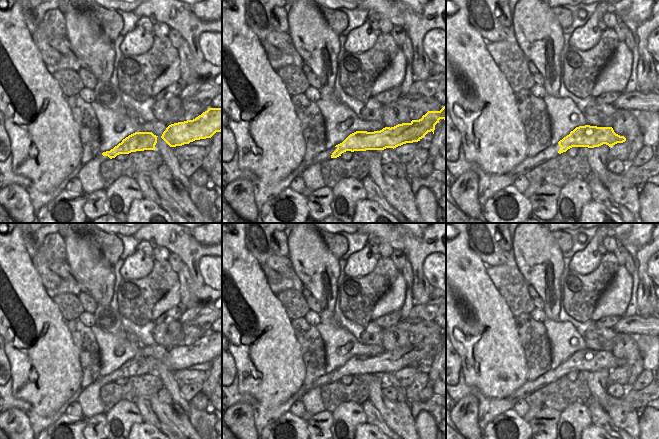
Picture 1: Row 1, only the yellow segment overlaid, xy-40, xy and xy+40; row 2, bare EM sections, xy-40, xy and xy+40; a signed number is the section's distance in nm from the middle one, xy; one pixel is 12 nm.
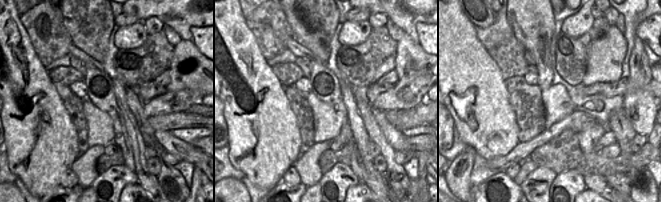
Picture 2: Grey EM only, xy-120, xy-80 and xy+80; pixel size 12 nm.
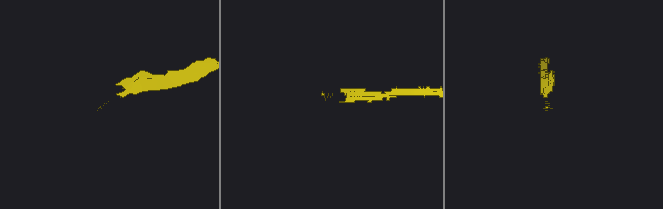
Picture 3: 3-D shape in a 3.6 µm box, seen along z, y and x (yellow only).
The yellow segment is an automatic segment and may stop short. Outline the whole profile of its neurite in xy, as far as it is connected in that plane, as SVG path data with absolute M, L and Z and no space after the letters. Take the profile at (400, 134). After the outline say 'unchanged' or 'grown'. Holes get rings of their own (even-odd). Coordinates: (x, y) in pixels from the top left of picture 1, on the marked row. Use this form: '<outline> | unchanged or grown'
M446 106L440 111L428 111L419 120L410 123L398 124L394 127L385 127L380 131L356 131L350 134L342 143L326 149L313 159L303 161L293 172L293 175L302 176L302 173L316 163L322 163L331 158L337 158L346 151L384 150L396 148L406 143L418 142L428 132L435 130L440 119L446 120Z | grown

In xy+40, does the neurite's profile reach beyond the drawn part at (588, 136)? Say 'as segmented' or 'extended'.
extended

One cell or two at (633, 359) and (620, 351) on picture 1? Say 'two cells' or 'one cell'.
one cell

